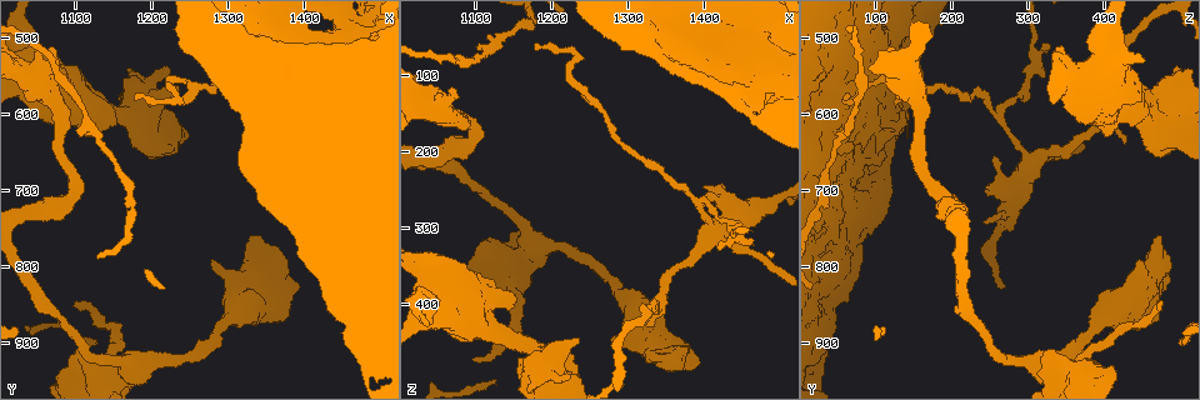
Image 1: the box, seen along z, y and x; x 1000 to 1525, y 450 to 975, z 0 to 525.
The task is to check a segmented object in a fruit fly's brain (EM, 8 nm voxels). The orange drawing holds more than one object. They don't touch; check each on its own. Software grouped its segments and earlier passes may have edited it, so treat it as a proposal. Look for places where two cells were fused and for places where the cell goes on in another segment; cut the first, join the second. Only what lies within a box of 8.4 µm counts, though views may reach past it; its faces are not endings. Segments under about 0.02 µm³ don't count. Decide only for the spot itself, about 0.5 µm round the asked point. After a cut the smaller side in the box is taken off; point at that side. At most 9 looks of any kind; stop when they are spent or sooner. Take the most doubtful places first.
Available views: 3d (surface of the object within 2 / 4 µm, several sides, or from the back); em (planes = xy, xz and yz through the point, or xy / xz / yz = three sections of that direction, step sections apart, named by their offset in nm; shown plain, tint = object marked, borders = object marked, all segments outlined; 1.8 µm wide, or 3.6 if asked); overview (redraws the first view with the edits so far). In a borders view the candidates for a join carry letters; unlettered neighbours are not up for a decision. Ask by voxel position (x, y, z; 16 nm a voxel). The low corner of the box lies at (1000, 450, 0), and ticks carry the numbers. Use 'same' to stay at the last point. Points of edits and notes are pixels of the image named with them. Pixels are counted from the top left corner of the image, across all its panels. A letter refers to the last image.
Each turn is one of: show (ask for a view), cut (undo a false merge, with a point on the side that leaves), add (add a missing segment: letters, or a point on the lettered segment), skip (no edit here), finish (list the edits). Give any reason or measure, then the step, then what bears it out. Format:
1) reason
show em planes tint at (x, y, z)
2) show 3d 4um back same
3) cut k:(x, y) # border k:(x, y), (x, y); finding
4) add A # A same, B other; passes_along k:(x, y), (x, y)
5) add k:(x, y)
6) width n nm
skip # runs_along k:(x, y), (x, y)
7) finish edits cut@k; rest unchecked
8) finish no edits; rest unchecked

show 3d 4um at (1410, 665, 305)

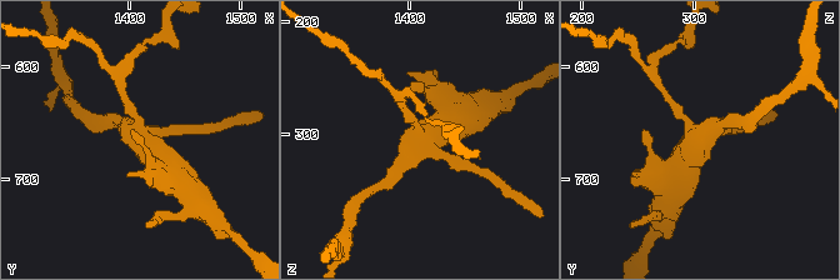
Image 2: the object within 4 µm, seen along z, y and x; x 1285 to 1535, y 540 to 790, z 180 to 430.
arms 4
show em xy step 16 borders at (1410, 662, 300)

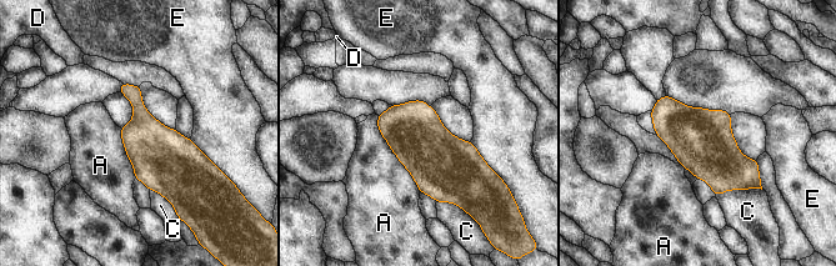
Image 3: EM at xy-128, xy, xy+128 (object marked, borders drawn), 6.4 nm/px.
show em planes borders same

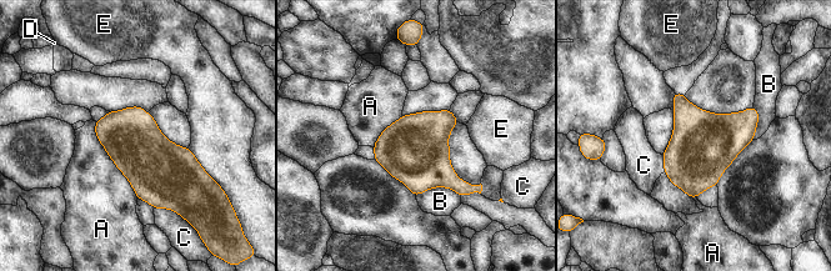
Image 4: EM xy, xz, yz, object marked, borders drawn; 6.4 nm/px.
width 360 nm
skip # A other, B other, C other, D other, E other; one cell here

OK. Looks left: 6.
free end
show 3d 2um at (1280, 790, 445)

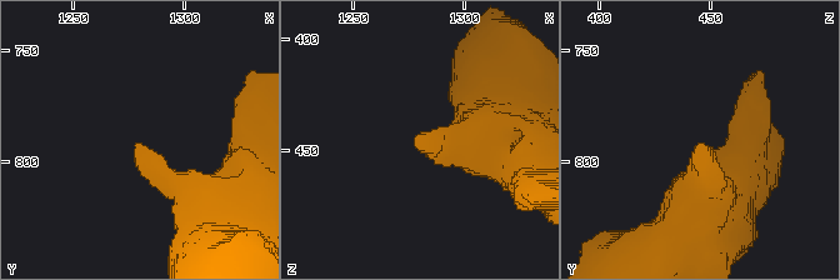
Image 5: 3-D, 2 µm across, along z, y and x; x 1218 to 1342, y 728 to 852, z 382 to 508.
show em planes borders at (1279, 790, 446)

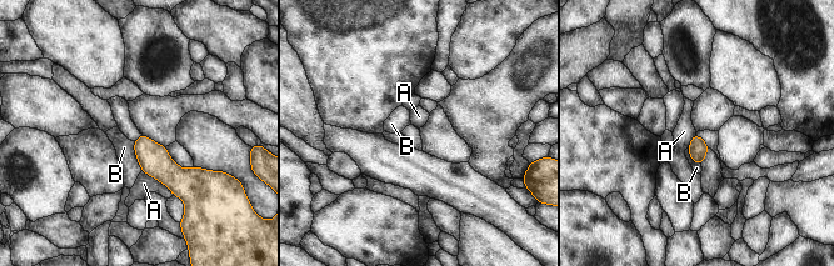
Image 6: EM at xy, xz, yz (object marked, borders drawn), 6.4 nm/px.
skip # A other, B other; border 6:(141, 170), (160, 181), (173, 195); no lettered segment goes on from it

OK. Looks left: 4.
end of a long branch
show 3d 2um at (1095, 850, 470)

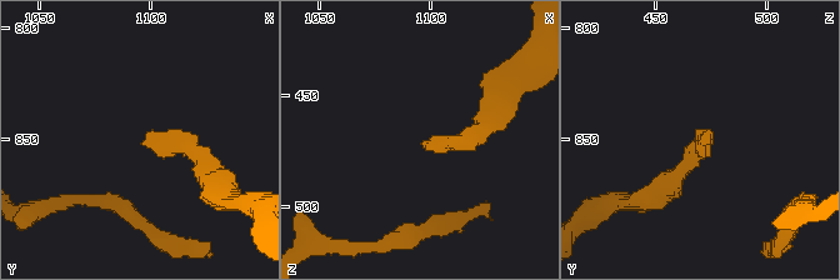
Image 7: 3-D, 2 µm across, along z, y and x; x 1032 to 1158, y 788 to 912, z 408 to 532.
need the tissue
show em xz step 16 tint at (1098, 848, 472)

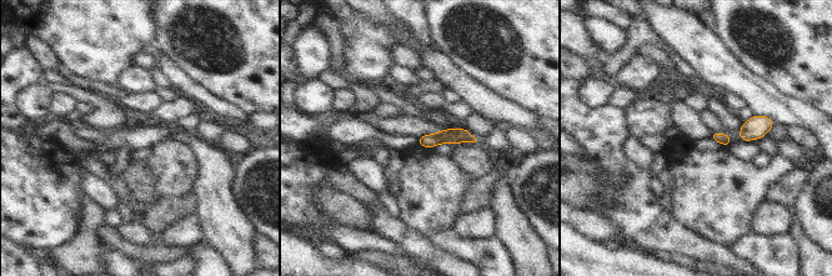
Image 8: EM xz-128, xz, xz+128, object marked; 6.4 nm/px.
show em planes borders same

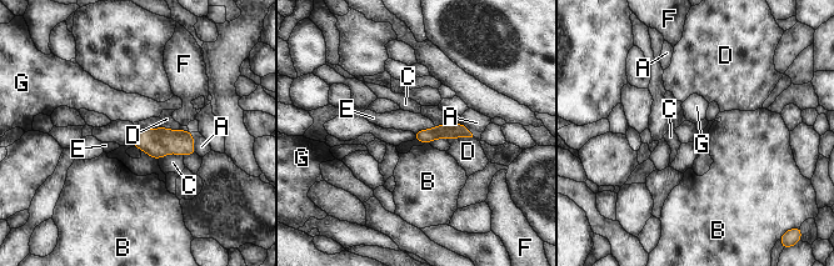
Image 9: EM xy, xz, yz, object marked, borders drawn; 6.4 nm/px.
skip # A other, B other, C other, D other, E other, F other, G other; none of them fits

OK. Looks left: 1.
thick end
show em xz step 8 borders at (1220, 545, 490)

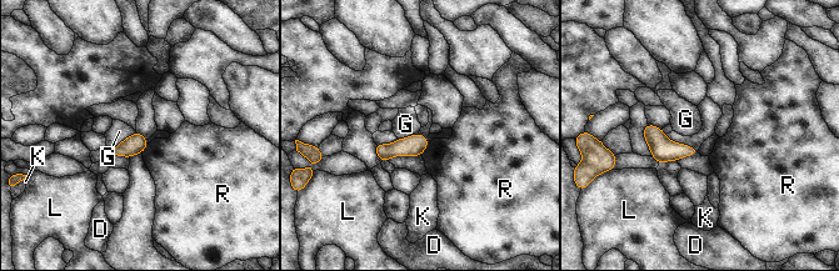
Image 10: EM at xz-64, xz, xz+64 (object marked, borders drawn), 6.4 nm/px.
longest_contact G 220 nm
skip # D other, G other, K other, L other, R other; border 10:(135, 131), (108, 151); no lettered segment goes on from it

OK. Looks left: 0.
finish no edits; rest unchecked

